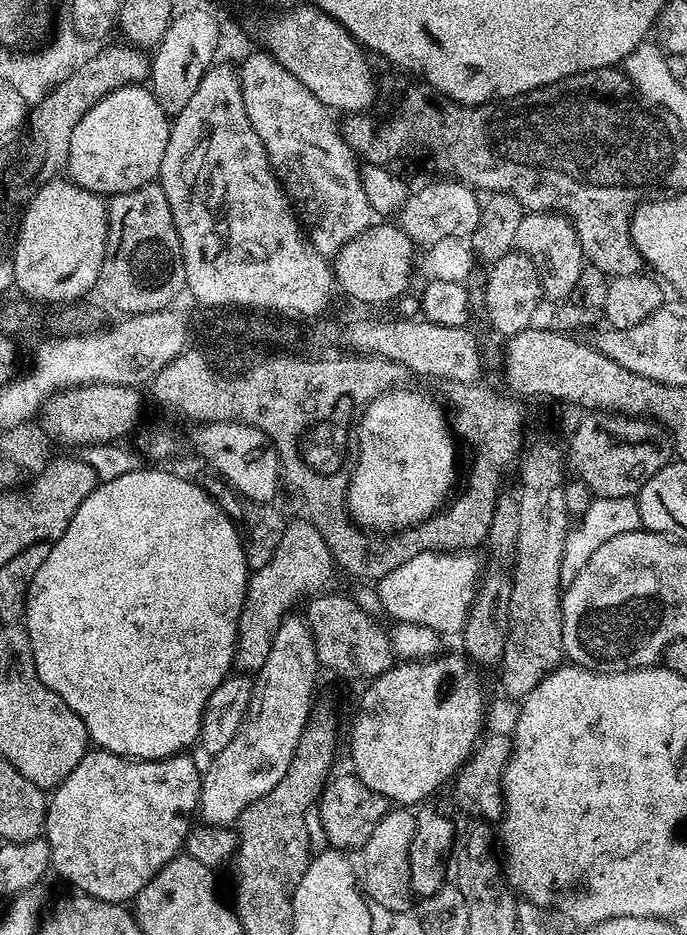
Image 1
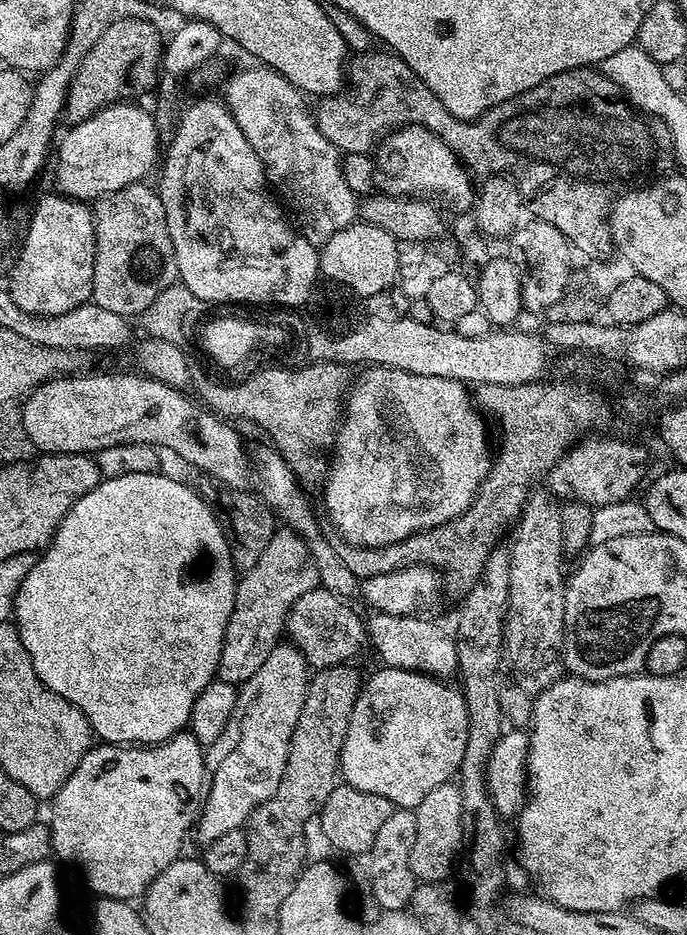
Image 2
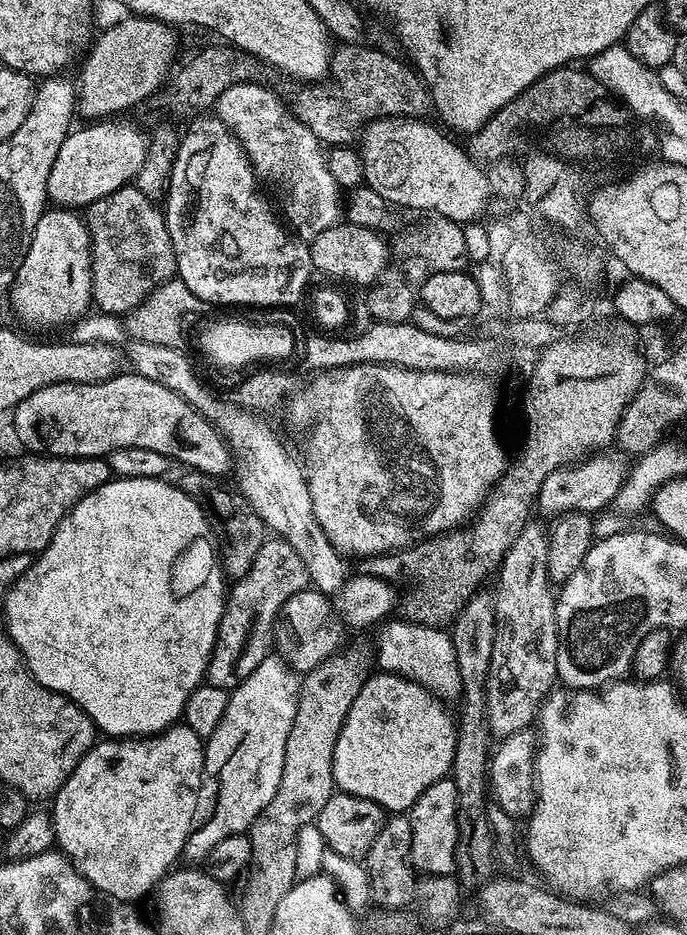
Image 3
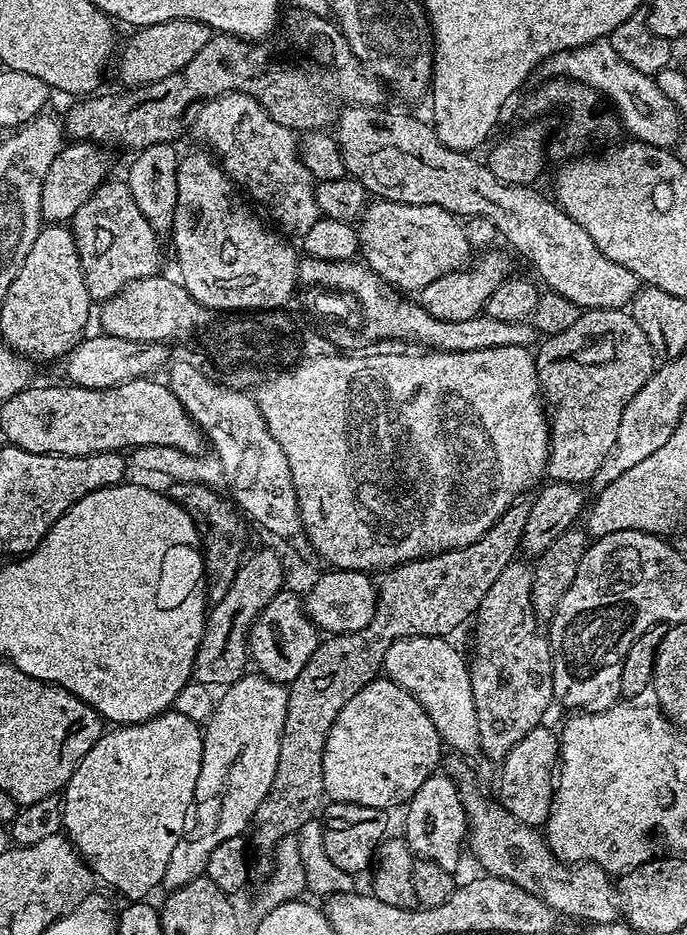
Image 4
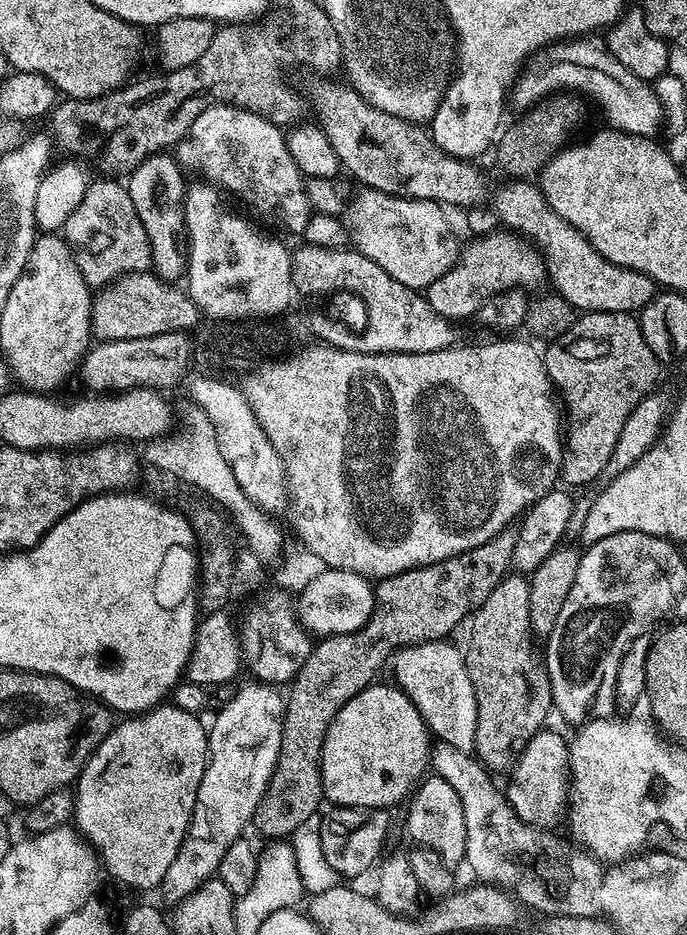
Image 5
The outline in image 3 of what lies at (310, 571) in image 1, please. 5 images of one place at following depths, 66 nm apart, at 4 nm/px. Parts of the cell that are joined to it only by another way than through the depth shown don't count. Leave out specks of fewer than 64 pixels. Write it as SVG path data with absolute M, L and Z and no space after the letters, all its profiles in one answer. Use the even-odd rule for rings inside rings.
M279 538L265 539L262 550L258 550L258 555L254 558L254 566L250 566L250 570L246 570L243 578L235 581L227 593L214 650L208 663L207 683L214 687L231 690L237 688L242 682L246 682L246 678L250 678L250 674L254 674L254 670L258 670L258 666L262 666L264 659L273 651L272 630L282 606L290 597L306 587L309 587L306 566L302 558L294 554L294 546L290 546L285 540Z

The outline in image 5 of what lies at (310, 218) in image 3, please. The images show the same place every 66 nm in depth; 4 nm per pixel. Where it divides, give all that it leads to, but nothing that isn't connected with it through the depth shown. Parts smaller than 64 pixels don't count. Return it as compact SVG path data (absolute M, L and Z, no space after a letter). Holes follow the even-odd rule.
M216 104L213 108L198 114L187 136L178 145L178 163L182 169L205 176L208 179L205 181L221 189L229 188L232 192L244 192L245 206L253 208L266 223L273 224L276 228L289 228L296 234L303 233L308 217L313 215L312 207L308 205L303 191L305 177L288 152L288 143L281 125L271 124L266 118L245 108L235 108L233 104Z

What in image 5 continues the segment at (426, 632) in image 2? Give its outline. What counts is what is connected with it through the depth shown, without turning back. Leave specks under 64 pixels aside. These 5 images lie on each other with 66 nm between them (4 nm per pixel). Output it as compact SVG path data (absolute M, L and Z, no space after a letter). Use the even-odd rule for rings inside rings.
M432 640L430 643L408 645L399 649L392 658L396 676L395 683L414 702L429 731L438 739L452 744L454 748L471 753L475 749L477 732L477 699L474 698L473 683L466 670L463 649L456 648L448 640Z

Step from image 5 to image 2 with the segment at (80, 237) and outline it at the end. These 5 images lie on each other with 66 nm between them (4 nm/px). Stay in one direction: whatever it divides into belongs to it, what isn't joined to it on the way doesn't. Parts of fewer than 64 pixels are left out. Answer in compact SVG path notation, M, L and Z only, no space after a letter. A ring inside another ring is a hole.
M141 182L114 190L95 201L92 208L96 253L91 303L125 318L139 317L162 290L177 283L180 274L166 226L164 200L155 187L146 185Z

